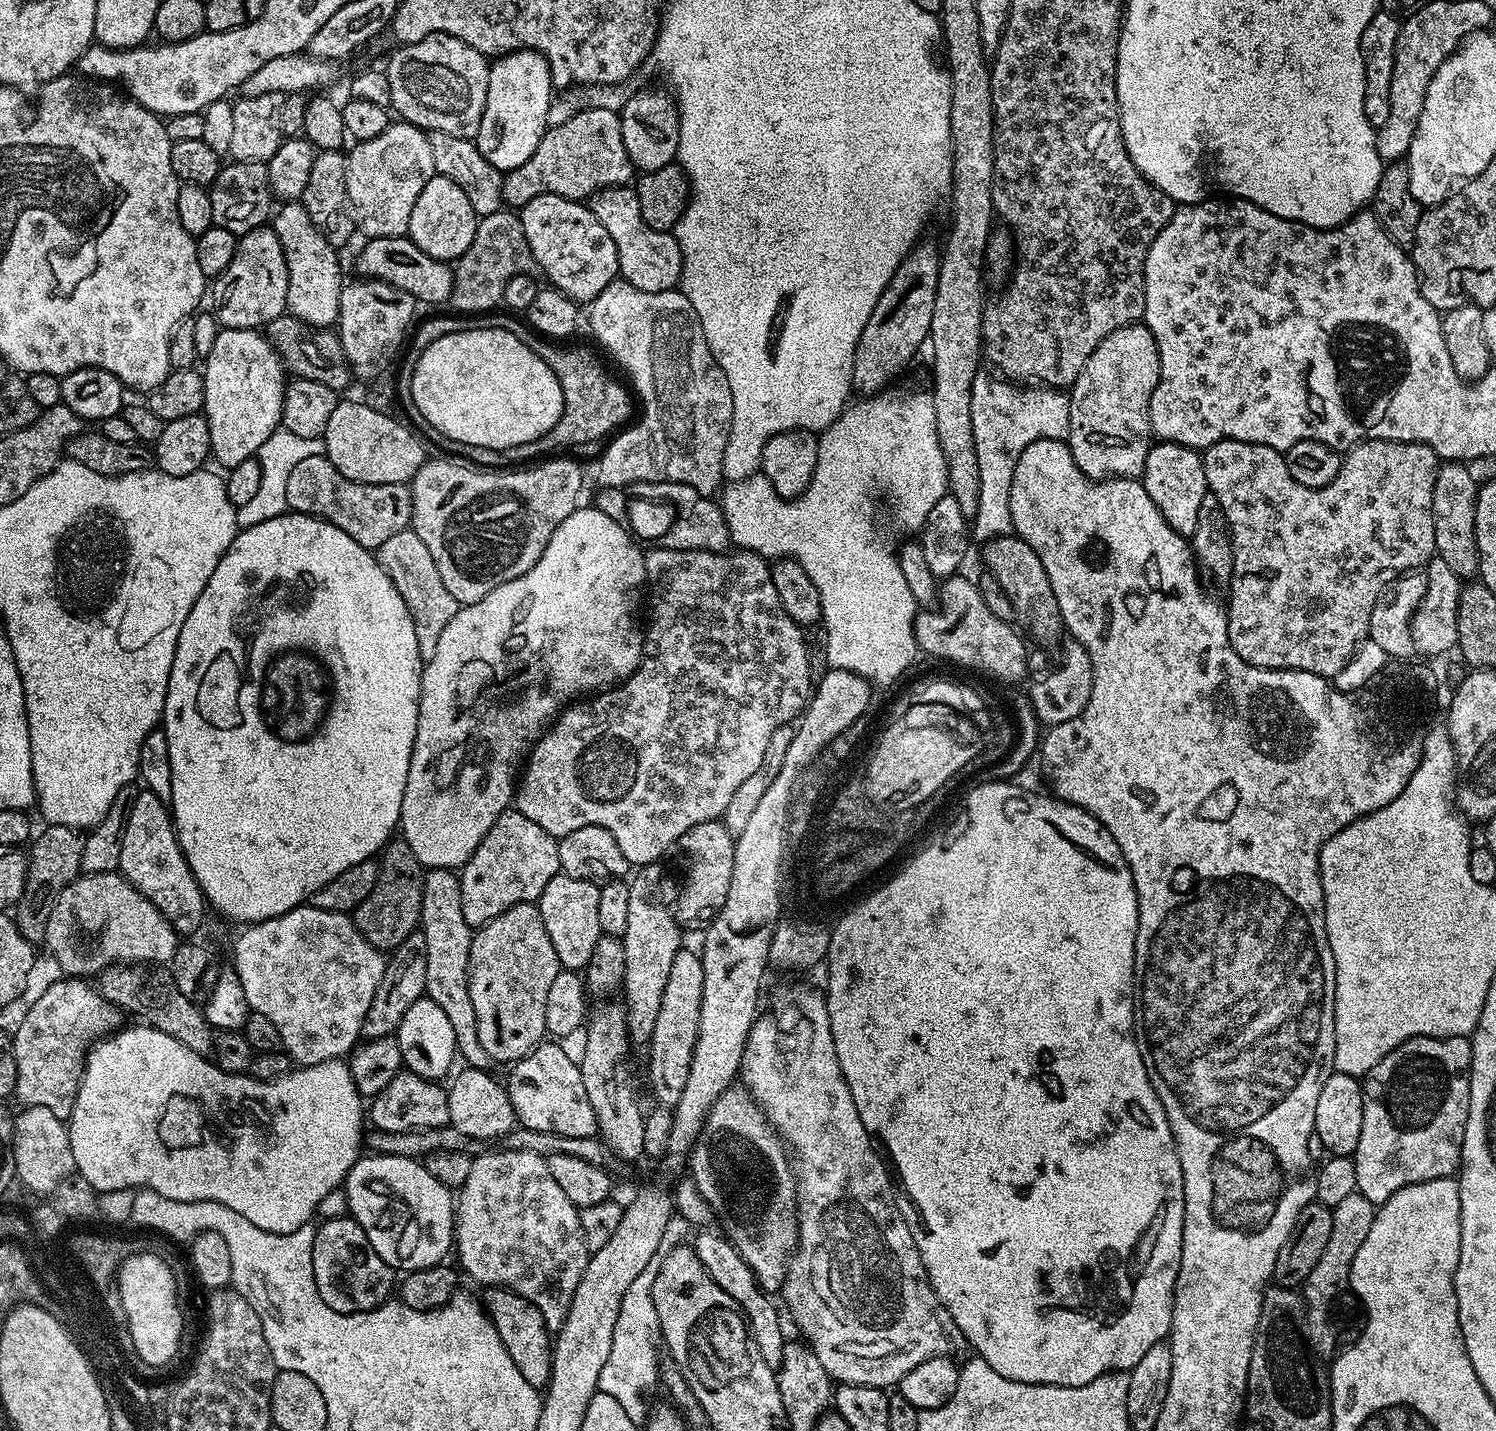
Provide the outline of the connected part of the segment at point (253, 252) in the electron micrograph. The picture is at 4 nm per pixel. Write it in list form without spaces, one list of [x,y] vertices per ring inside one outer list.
[[[271,226],[255,228],[239,237],[236,241],[234,258],[230,266],[222,275],[215,277],[210,288],[212,307],[210,312],[216,317],[220,328],[254,328],[263,329],[274,318],[285,315],[288,303],[286,302],[286,286],[288,285],[288,271],[286,270],[286,254],[282,254],[282,242],[278,242],[278,234],[274,234]]]

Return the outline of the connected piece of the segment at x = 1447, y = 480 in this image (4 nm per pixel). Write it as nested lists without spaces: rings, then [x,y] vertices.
[[[1444,462],[1436,472],[1434,478],[1434,542],[1436,555],[1454,570],[1454,574],[1461,578],[1472,578],[1479,573],[1478,542],[1474,530],[1474,506],[1476,505],[1476,490],[1478,480],[1472,477],[1467,463]]]

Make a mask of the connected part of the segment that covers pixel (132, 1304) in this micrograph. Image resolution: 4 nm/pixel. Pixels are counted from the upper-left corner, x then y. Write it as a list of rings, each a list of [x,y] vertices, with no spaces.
[[[137,1250],[129,1254],[121,1264],[118,1283],[138,1358],[149,1369],[170,1363],[180,1348],[180,1335],[184,1332],[184,1316],[180,1313],[180,1300],[176,1297],[176,1276],[172,1273],[171,1266],[152,1252]]]

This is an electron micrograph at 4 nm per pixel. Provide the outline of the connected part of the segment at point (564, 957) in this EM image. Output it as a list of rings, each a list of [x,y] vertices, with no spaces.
[[[563,874],[546,882],[538,907],[542,914],[542,926],[546,926],[546,934],[550,934],[550,943],[554,945],[554,954],[558,954],[561,969],[580,972],[590,962],[590,954],[602,934],[598,926],[599,893],[599,883]]]

